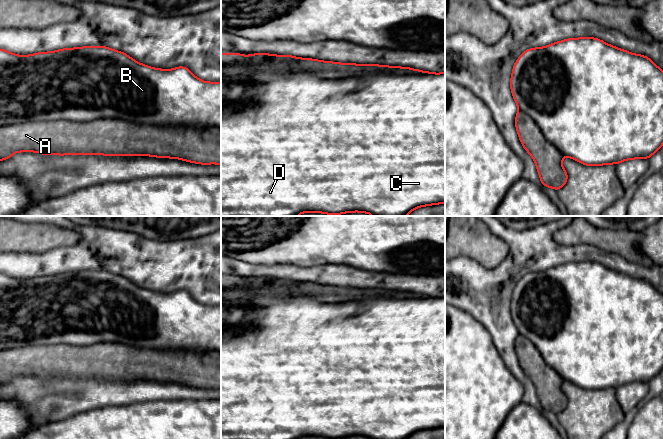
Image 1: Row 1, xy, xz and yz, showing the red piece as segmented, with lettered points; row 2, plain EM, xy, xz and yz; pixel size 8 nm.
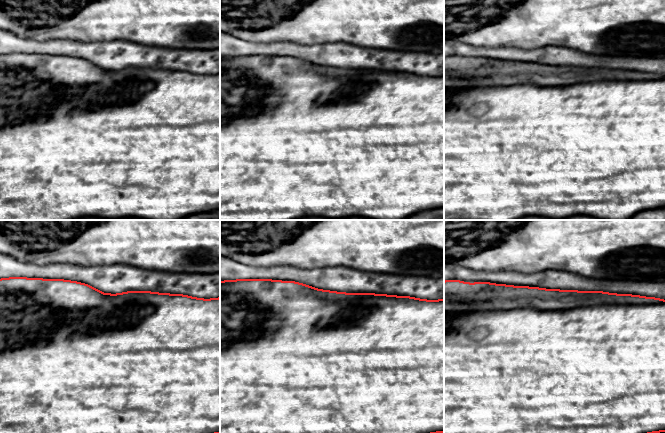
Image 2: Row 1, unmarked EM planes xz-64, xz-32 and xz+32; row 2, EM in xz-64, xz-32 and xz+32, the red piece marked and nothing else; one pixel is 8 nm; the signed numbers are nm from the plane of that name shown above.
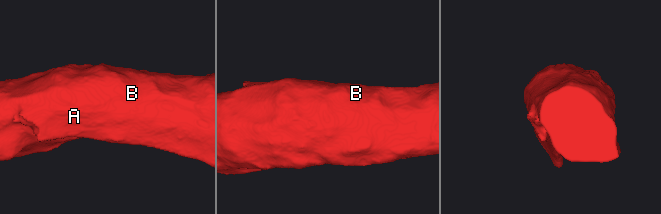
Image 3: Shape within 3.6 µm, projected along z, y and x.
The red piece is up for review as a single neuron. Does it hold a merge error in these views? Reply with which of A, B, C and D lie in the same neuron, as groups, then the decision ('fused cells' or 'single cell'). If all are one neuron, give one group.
groups A / B C D; fused cells

